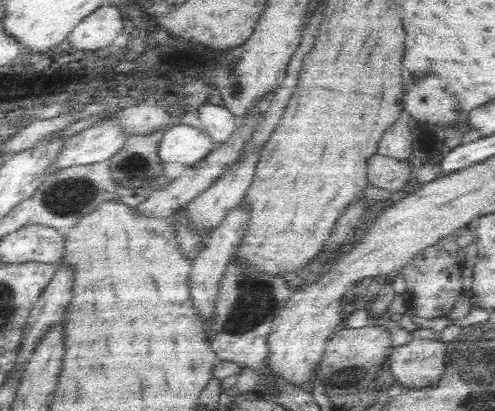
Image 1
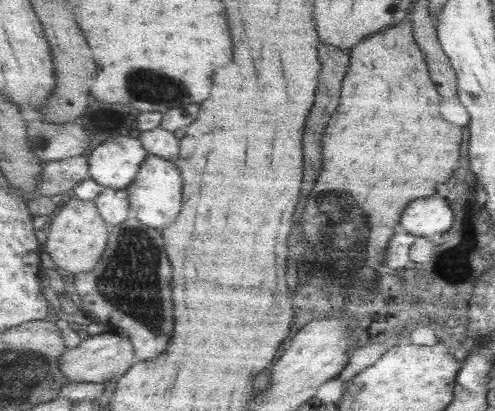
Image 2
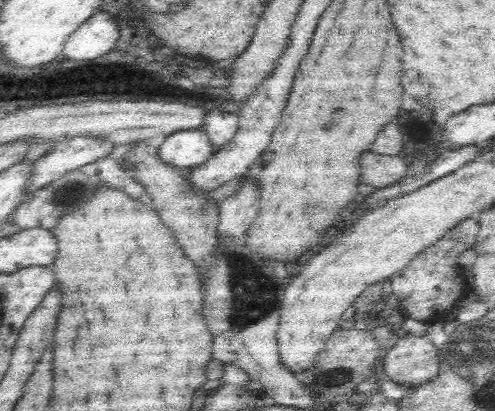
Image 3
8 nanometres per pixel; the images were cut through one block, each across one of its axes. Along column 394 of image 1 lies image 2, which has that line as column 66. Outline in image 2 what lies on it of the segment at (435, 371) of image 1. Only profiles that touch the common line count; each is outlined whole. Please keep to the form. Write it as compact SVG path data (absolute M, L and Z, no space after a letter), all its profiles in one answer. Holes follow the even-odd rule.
M109 330L109 332L97 334L97 336L85 334L85 338L81 338L81 344L77 344L71 350L65 350L59 358L59 372L63 374L67 384L91 382L95 386L101 386L105 382L113 382L113 380L121 378L133 364L135 364L133 362L133 348L131 348L129 338Z

